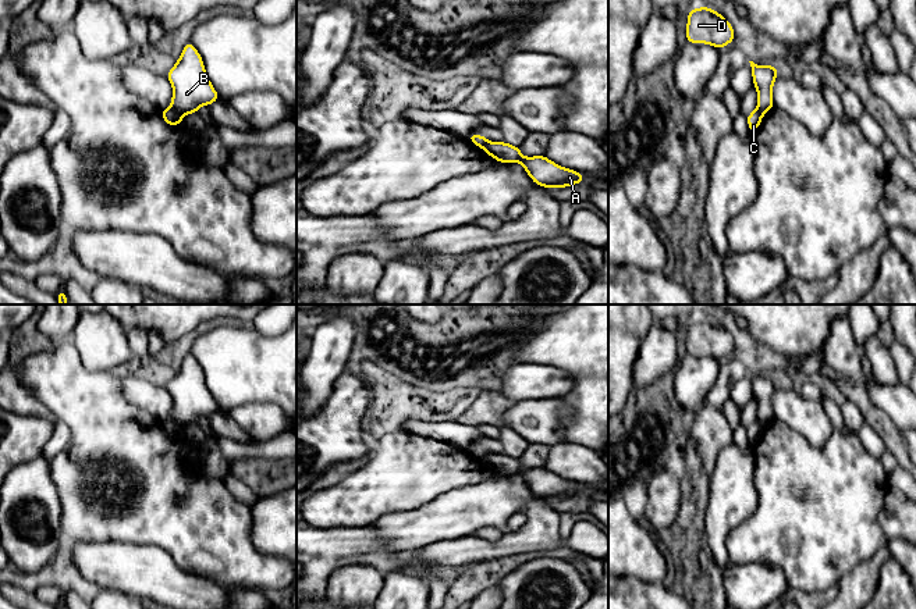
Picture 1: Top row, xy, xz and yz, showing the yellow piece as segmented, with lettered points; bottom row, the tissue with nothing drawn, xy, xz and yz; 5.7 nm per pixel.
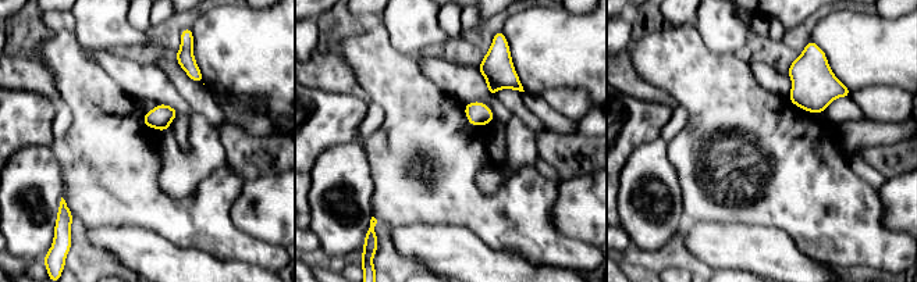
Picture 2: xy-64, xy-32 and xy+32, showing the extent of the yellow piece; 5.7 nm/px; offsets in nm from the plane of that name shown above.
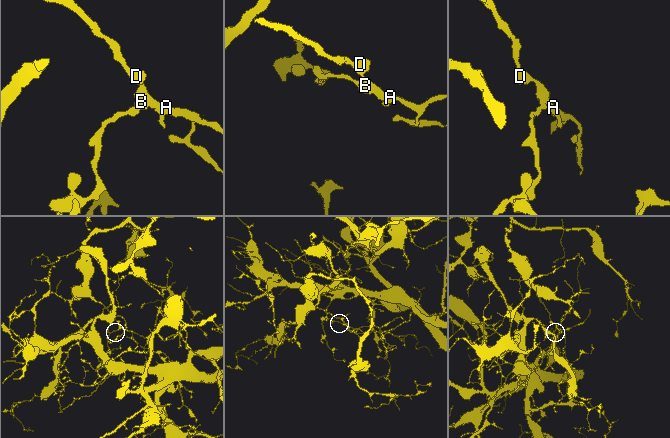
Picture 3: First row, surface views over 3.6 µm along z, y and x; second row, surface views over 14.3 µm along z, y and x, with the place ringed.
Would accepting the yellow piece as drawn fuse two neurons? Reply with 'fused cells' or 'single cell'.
fused cells

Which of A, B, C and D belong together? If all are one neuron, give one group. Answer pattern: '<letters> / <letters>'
A B D / C

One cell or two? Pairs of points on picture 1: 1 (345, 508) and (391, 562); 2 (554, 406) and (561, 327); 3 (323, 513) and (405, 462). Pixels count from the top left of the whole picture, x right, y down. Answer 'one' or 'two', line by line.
1: two
2: two
3: one

